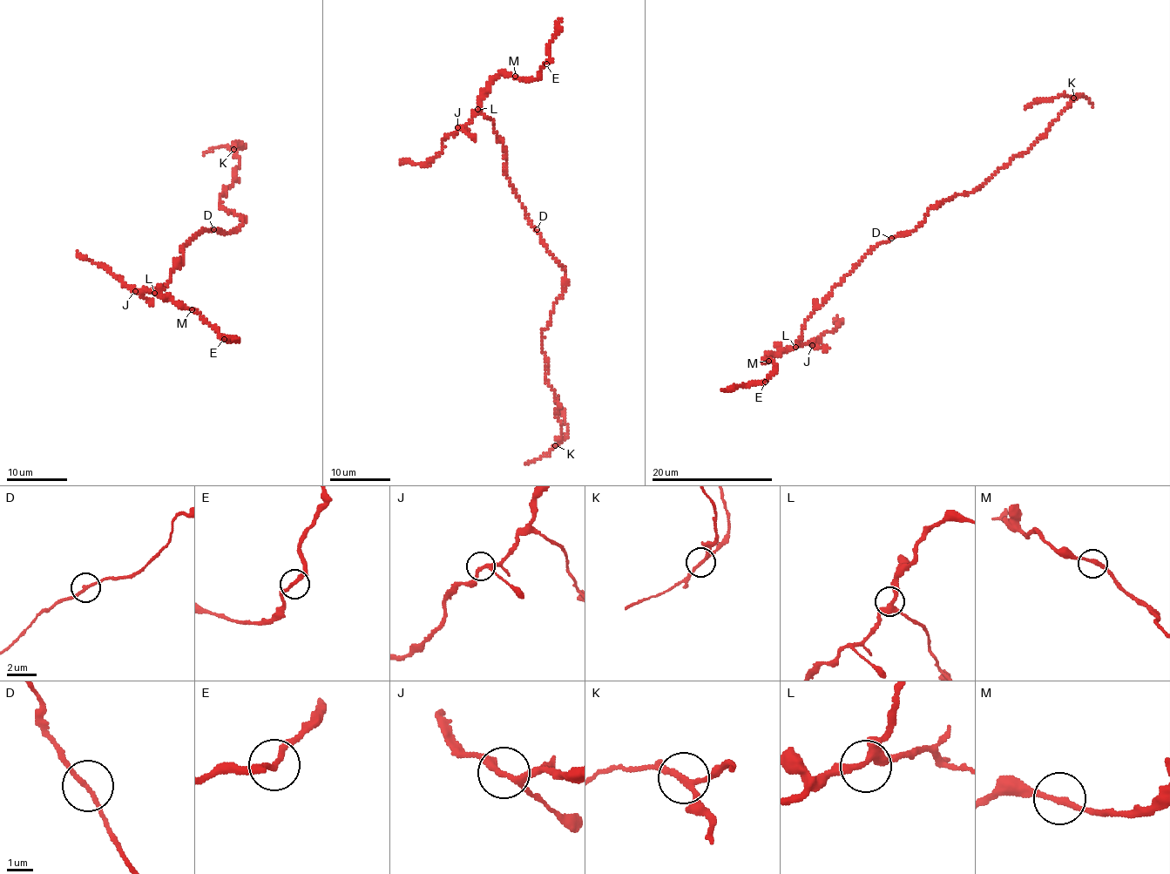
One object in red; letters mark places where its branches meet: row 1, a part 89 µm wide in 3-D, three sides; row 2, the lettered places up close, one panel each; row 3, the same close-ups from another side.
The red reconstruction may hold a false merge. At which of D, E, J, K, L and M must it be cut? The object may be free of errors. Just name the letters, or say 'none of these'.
K

